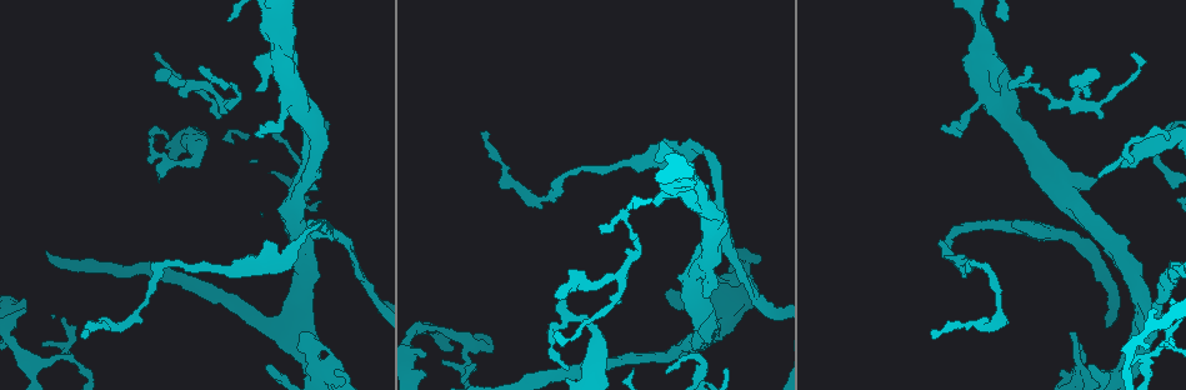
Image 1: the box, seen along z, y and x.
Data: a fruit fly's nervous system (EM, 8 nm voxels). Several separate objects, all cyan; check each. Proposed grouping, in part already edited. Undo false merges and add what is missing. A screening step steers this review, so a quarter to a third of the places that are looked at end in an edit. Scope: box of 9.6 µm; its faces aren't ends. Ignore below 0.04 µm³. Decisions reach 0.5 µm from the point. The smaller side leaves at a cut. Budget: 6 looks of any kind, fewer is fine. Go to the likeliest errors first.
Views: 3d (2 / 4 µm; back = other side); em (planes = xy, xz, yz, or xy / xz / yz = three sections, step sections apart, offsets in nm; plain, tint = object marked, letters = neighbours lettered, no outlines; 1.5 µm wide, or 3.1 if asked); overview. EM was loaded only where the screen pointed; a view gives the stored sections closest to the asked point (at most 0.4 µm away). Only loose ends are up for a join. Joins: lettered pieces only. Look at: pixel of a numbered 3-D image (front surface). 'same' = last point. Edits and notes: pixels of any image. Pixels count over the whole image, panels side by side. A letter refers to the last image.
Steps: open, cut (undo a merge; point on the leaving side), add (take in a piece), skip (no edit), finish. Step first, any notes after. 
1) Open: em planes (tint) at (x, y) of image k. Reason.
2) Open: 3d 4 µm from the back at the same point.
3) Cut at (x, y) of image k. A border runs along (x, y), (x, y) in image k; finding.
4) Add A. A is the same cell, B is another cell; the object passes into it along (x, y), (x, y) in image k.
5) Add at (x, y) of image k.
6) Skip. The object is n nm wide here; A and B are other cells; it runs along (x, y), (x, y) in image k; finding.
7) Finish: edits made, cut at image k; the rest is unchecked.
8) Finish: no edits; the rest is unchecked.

Open: 3d 2 µm at (597, 226) of image 1. Thin end.

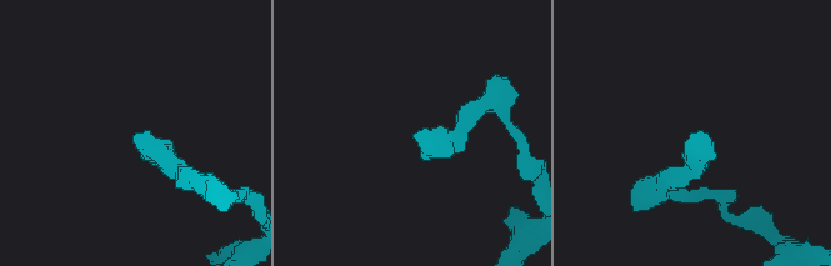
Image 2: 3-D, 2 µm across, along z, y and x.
Open: em planes (tint) at (420, 130) of image 2.

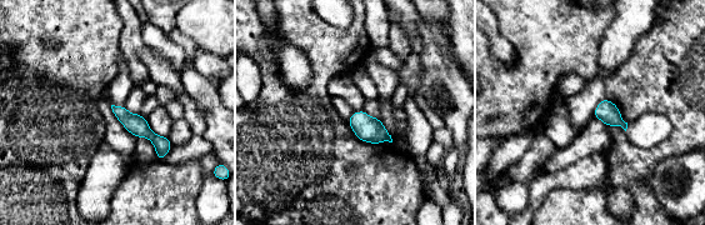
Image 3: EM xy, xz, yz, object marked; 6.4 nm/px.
Open: em planes (letters) at the same point. See the neighbours.

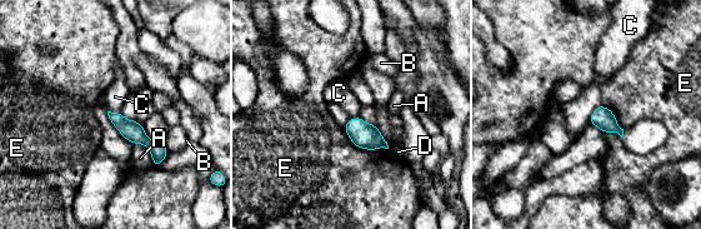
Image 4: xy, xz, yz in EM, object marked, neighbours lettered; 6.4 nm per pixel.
Skip. A, B, C, D and E are other cells; no lettered piece goes on from it.

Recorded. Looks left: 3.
Open: em planes (letters) at (307, 335) of image 1. Free end.

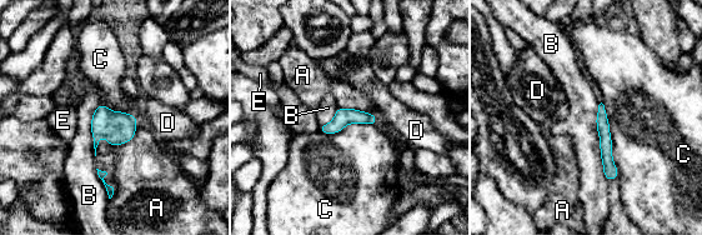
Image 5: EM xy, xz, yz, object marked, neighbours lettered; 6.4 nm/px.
Skip. The longest contact is with C, 500 nm; A, B, C, D and E are other cells; none of them fits.

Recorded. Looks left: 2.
Finish: no edits; the rest is unchecked.

